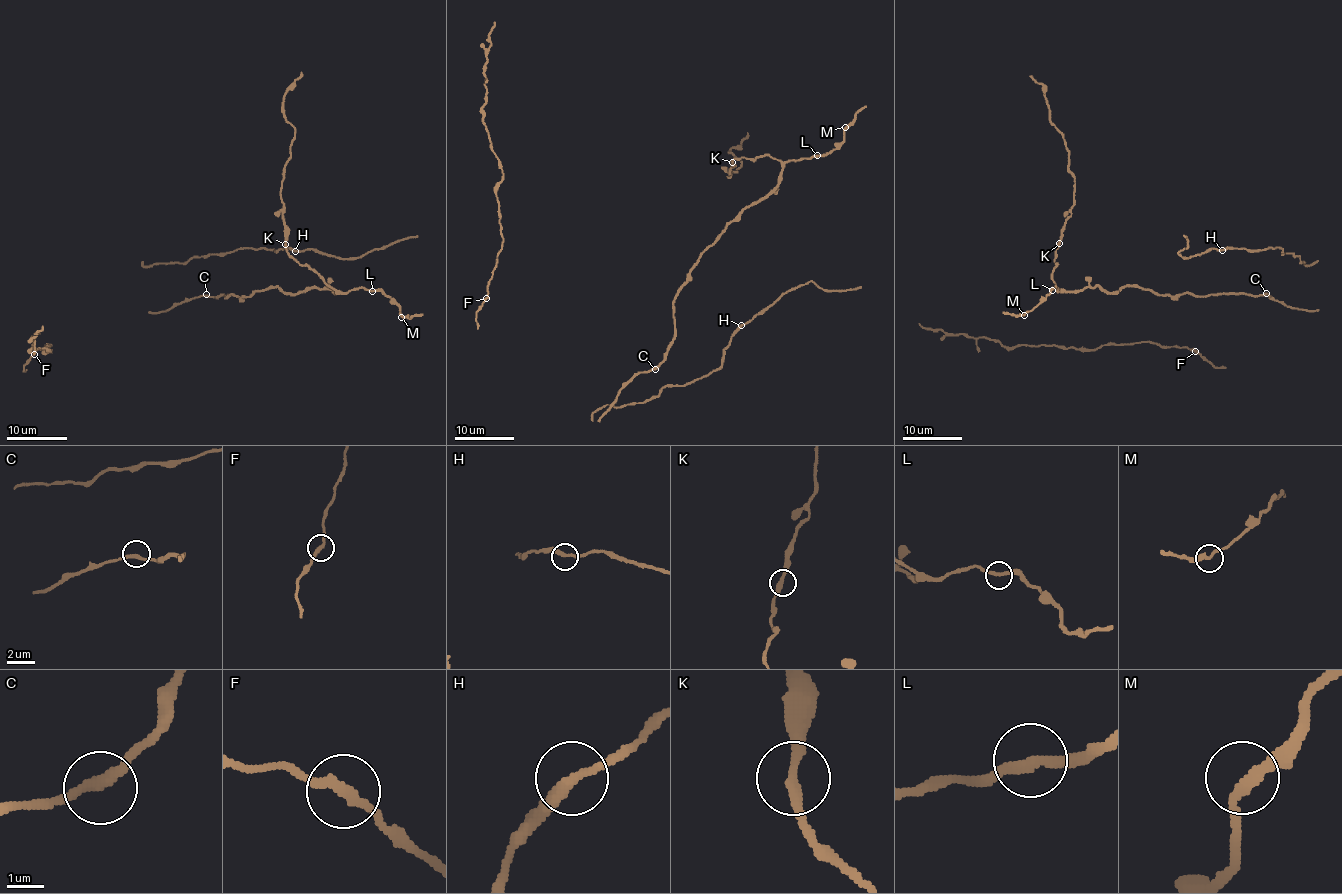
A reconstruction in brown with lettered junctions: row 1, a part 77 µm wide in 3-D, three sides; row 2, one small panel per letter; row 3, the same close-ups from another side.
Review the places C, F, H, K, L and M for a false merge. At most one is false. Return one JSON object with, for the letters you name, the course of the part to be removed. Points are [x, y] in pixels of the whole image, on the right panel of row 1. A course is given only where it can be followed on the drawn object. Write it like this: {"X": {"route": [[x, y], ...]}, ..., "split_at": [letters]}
{"split_at": []}

